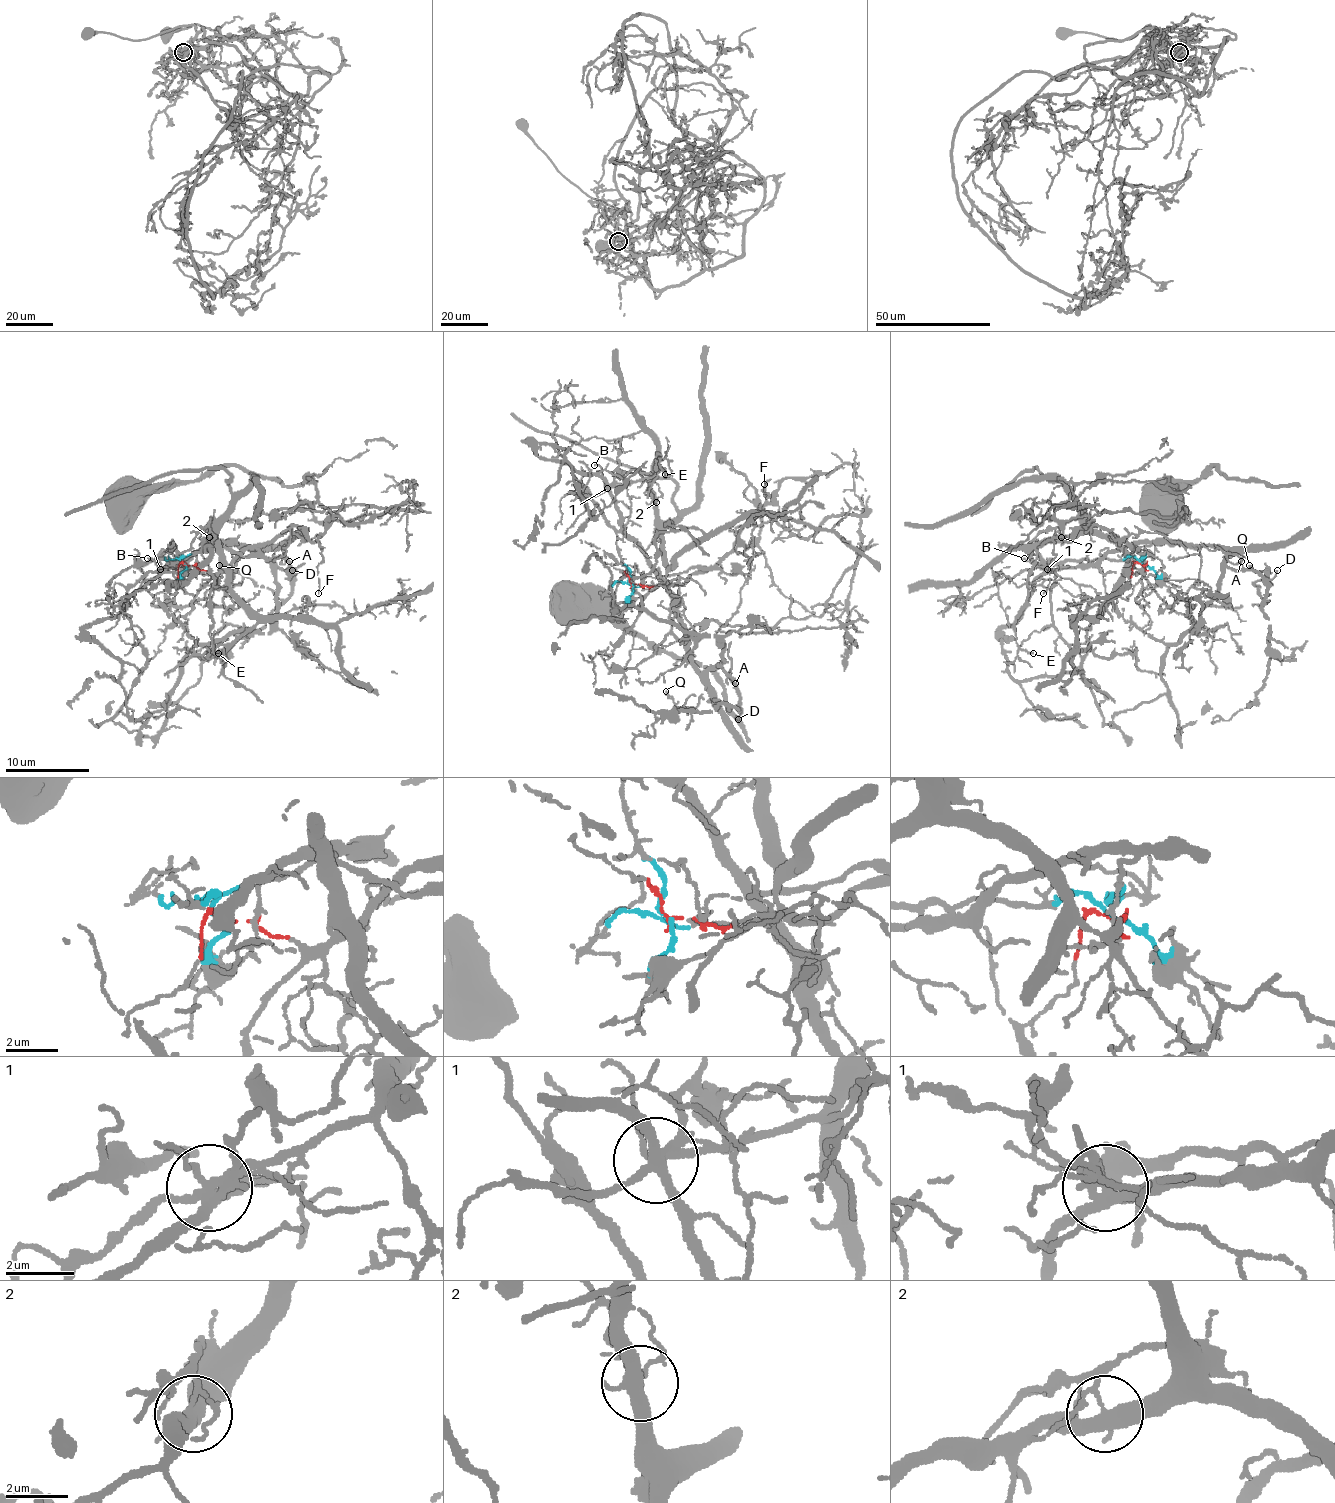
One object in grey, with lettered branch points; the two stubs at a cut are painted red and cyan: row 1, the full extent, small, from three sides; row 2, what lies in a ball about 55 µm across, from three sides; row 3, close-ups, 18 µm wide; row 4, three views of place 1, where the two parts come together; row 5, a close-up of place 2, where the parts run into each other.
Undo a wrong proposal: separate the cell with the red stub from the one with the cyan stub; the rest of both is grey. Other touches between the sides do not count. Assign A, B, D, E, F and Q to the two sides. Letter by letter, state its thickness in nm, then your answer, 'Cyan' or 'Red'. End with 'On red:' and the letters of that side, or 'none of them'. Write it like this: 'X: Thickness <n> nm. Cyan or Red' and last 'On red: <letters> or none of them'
A: Thickness 130 nm. Cyan
B: Thickness 100 nm. Cyan
D: Thickness 120 nm. Cyan
E: Thickness 170 nm. Red
F: Thickness 110 nm. Red
Q: Thickness 190 nm. Cyan
On red: E, F

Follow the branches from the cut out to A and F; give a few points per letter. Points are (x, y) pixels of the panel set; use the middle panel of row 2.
A: (632, 583), (625, 581), (661, 585), (687, 636), (687, 657), (702, 671), (729, 675), (731, 669), (735, 684)
F: (632, 583), (681, 585), (691, 575), (710, 571), (769, 495), (763, 491), (765, 485)

